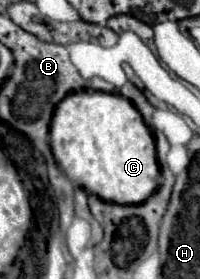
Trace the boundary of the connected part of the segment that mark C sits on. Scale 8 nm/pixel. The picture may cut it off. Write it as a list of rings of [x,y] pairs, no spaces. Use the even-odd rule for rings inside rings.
[[[83,90],[67,94],[51,120],[51,150],[69,180],[115,204],[139,204],[159,186],[155,140],[139,110],[121,94]]]

